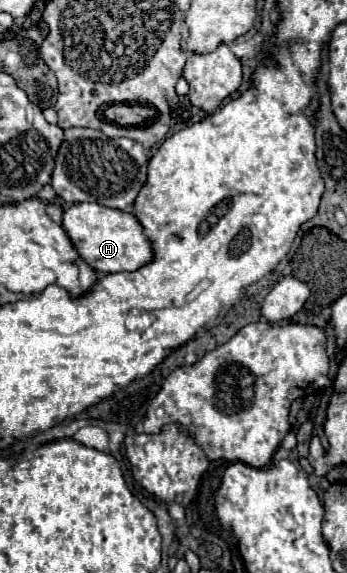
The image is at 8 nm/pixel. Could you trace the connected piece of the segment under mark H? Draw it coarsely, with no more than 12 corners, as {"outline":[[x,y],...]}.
{"outline":[[81,202],[63,230],[97,272],[151,262],[131,212]]}

